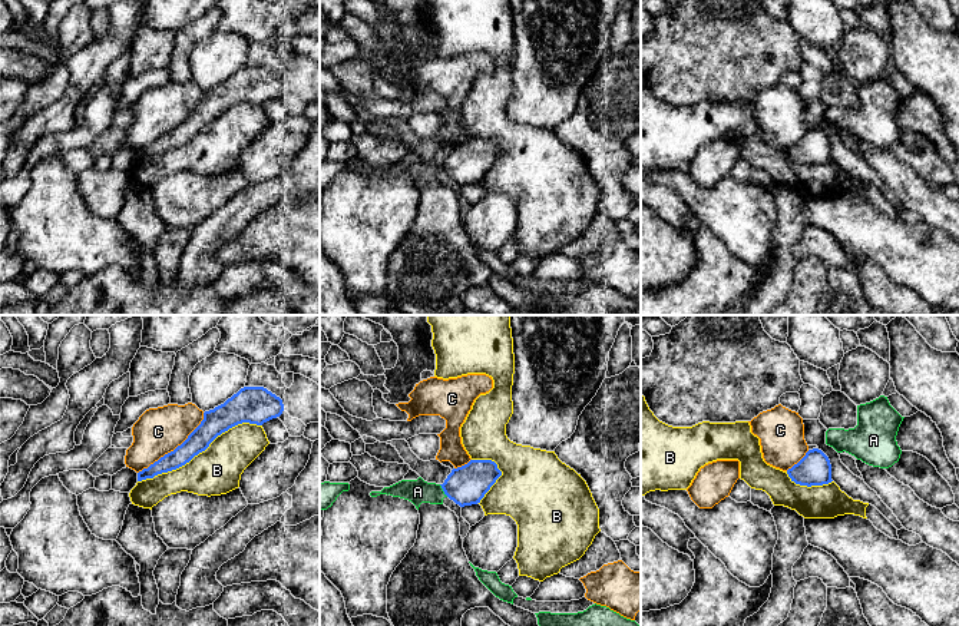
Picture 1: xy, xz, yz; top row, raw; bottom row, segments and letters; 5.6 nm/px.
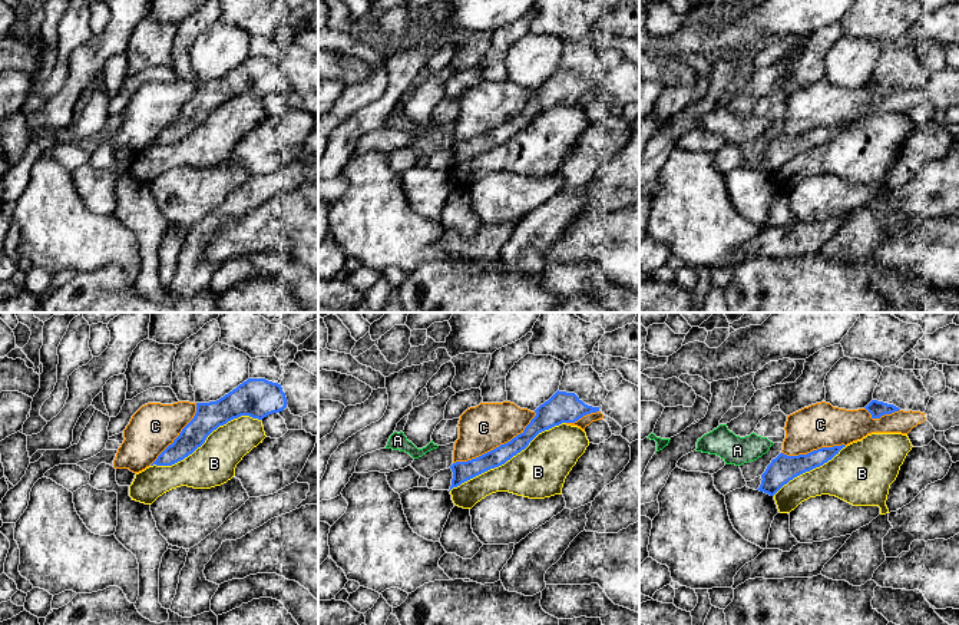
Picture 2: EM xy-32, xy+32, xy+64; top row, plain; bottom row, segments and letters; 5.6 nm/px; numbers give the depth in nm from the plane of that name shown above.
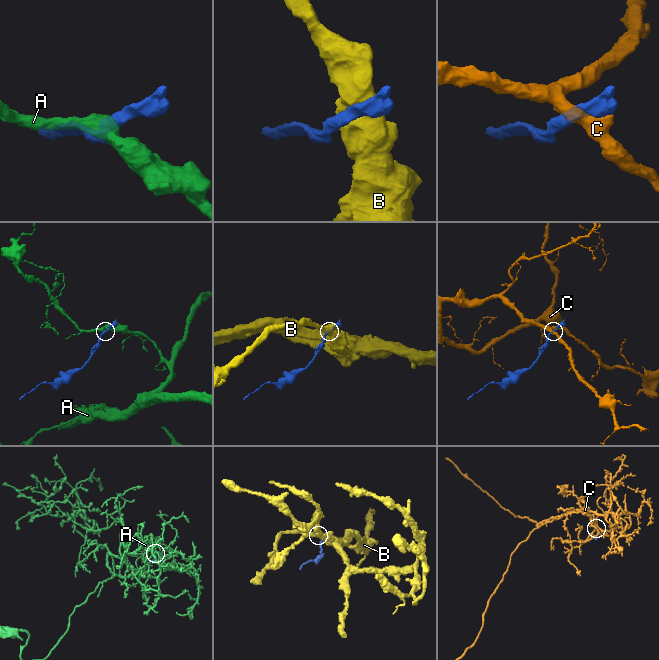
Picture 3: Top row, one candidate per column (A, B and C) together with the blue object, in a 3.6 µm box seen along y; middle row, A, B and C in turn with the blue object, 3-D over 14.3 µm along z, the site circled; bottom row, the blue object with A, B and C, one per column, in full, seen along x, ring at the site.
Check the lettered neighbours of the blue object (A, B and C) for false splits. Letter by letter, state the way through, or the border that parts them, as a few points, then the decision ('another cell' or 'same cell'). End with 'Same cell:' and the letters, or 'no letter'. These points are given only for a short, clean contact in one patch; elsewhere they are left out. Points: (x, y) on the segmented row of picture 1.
A: border along xz (439, 484), (447, 496); another cell
B: another cell
C: another cell
Same cell: no letter

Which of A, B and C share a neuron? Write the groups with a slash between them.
A / B / C

